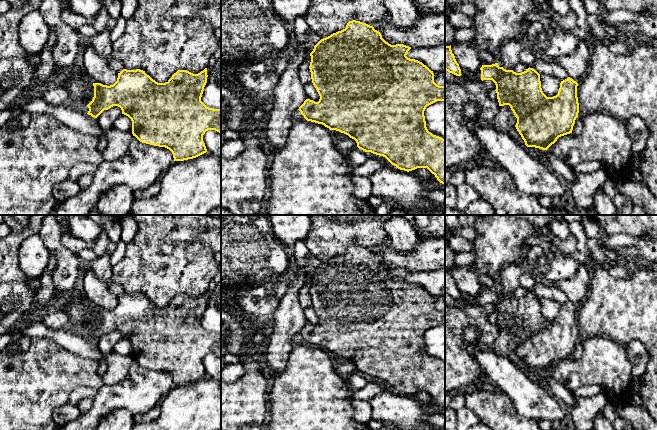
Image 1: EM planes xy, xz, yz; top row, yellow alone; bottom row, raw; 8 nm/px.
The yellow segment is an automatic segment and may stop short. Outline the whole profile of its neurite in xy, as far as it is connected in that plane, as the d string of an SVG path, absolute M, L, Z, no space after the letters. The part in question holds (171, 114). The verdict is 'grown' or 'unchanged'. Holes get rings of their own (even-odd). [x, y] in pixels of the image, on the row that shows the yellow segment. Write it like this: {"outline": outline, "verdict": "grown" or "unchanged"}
{"outline": "M207 68L198 74L178 70L167 82L158 83L143 70L123 69L118 73L117 81L113 85L93 83L94 97L87 105L89 108L87 114L97 118L104 110L118 106L121 108L122 114L131 119L132 134L140 142L169 149L173 154L174 161L193 159L207 152L203 141L206 131L215 130L221 134L221 109L209 108L201 101L207 77Z", "verdict": "unchanged"}

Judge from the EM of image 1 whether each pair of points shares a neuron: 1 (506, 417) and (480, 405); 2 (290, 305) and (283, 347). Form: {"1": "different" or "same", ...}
{"1": "same", "2": "same"}

